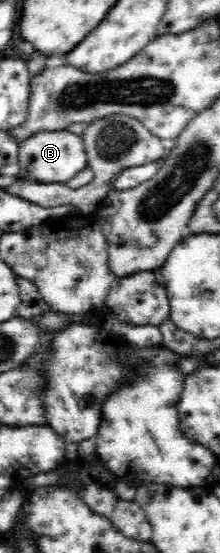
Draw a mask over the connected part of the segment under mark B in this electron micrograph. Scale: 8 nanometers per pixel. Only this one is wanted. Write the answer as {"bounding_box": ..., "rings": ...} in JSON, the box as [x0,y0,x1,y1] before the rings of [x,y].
{"bounding_box":[18,130,89,184],"rings":[[[69,130],[39,131],[31,135],[18,147],[18,164],[20,179],[39,181],[44,184],[67,183],[69,179],[77,177],[81,171],[89,167],[82,136],[73,134]]]}

